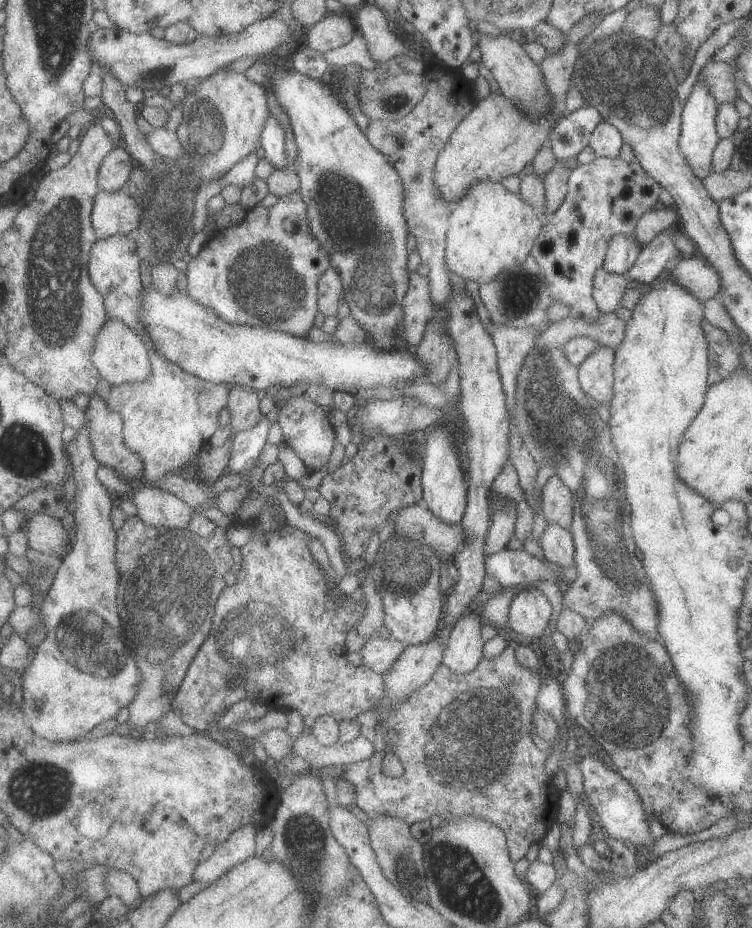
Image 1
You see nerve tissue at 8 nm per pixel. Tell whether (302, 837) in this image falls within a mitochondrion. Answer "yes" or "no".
yes

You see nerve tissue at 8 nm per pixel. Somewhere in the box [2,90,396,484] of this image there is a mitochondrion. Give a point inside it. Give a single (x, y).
(52, 286)

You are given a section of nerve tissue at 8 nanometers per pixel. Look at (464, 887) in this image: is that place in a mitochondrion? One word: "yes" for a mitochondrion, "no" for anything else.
yes

